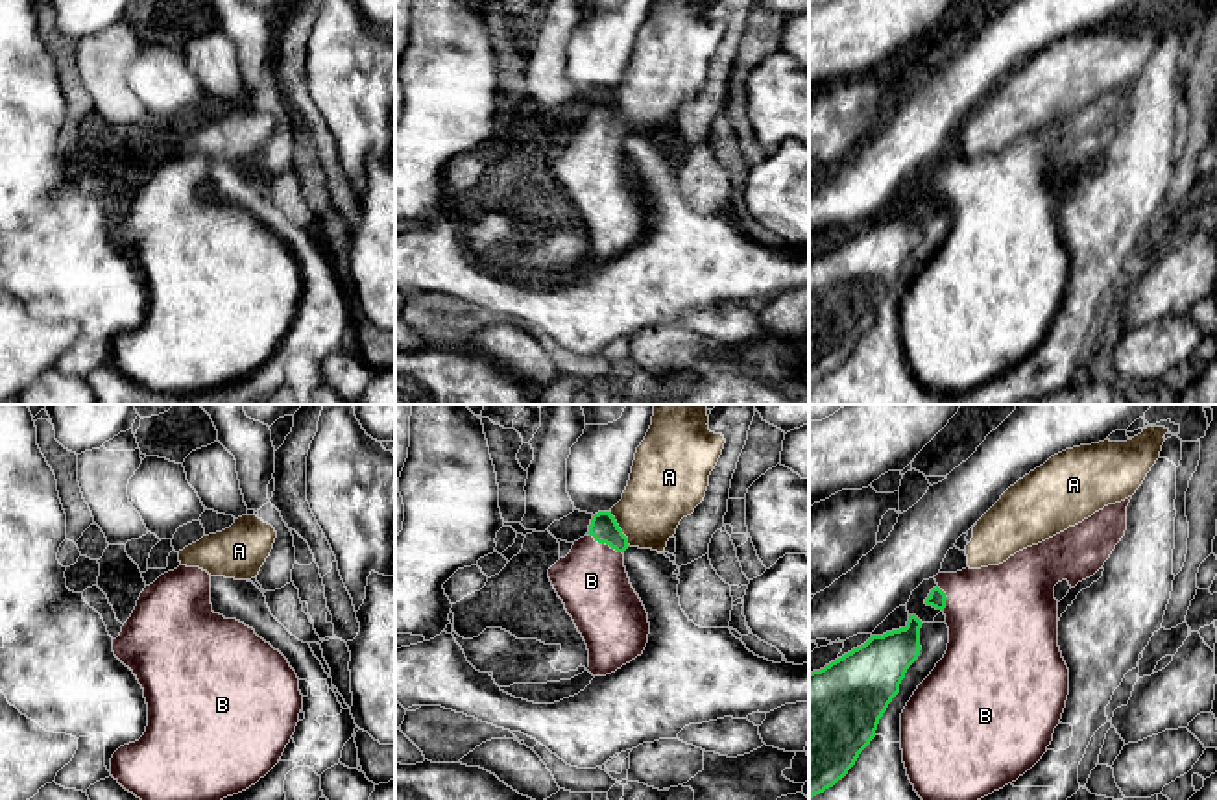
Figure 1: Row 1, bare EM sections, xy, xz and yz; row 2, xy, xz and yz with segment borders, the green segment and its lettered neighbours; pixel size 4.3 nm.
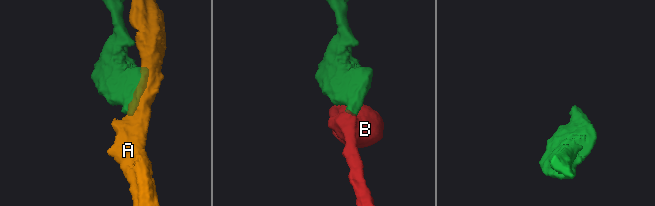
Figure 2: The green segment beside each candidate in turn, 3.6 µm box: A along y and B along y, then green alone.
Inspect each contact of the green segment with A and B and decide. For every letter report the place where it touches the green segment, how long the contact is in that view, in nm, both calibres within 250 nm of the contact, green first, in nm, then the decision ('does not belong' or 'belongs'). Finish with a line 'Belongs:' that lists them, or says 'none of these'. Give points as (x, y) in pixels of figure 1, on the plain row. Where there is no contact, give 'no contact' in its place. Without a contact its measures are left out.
A: xz (619, 115) | 180 nm | 120/300 nm | does not belong
B: xz (604, 128) | 180 nm | 120/320 nm | belongs
Belongs: B

